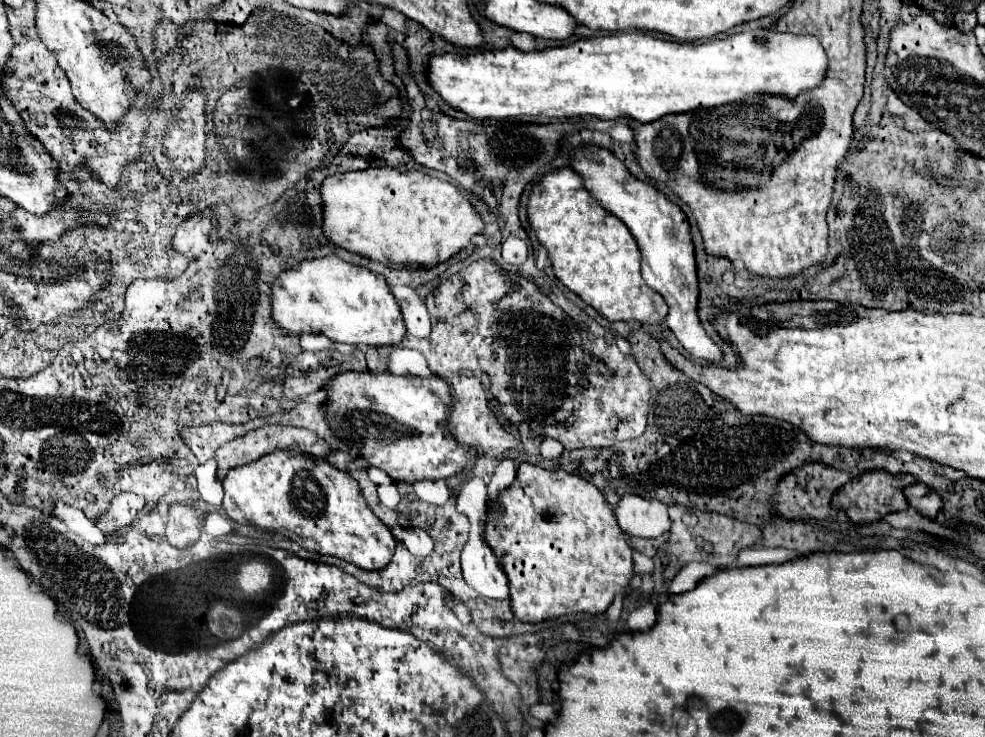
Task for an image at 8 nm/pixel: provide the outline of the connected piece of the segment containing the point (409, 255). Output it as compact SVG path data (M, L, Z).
M368 167L364 171L350 171L326 177L322 187L324 203L324 231L338 245L348 251L378 259L398 269L430 269L448 261L460 249L468 247L472 237L482 233L486 223L476 213L472 203L458 191L456 185L430 177L420 171L400 173L392 167Z

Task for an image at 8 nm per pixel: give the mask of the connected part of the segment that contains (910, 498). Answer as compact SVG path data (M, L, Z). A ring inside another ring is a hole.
M914 483L914 485L904 487L904 495L906 495L908 505L914 507L920 515L924 515L928 519L934 519L942 511L940 497L924 483Z

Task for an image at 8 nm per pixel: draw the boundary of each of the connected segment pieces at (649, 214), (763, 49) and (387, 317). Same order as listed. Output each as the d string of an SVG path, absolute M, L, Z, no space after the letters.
M596 145L580 147L572 157L572 167L584 179L584 185L588 187L588 191L592 191L592 197L598 199L618 219L622 219L630 233L636 237L642 253L642 277L648 287L652 287L666 299L670 307L666 325L672 329L680 345L696 359L720 363L724 359L724 351L716 341L710 339L698 315L700 289L694 243L690 223L680 207L650 183L638 181L608 149Z
M750 29L726 39L704 43L678 43L654 39L644 33L604 35L578 39L566 47L544 51L518 51L514 47L484 51L476 55L432 55L428 63L428 81L438 95L454 109L474 119L510 119L518 115L544 115L558 121L582 119L620 119L628 117L638 123L652 123L664 115L684 113L698 107L720 107L742 101L748 95L778 95L794 99L800 91L810 91L824 81L828 59L816 35L792 35L776 29Z
M322 257L312 261L302 261L298 269L284 271L278 281L272 285L272 319L286 331L302 335L302 333L320 333L336 343L350 343L350 345L398 345L386 341L400 341L406 337L406 325L400 311L398 299L392 295L390 285L386 283L384 275L378 275L370 269L352 265L348 261L336 257Z

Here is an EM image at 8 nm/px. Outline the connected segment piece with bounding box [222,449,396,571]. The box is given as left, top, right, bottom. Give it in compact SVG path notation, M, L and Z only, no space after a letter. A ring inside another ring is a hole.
M280 449L262 455L260 461L234 467L224 479L222 507L232 521L240 515L266 531L286 533L308 551L332 555L368 571L386 567L394 555L396 539L368 507L358 481L324 457Z

